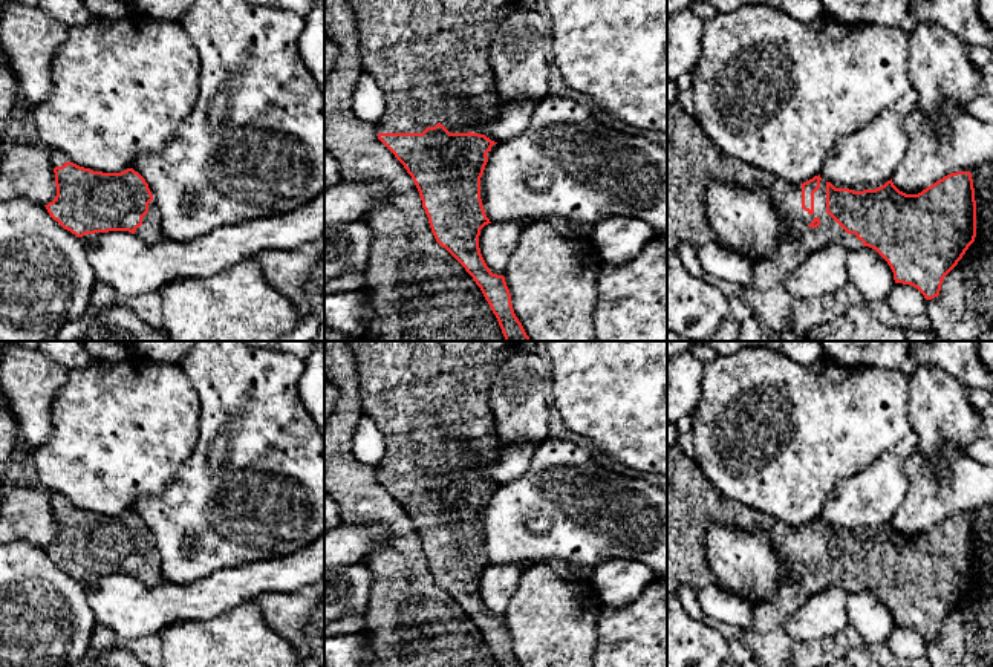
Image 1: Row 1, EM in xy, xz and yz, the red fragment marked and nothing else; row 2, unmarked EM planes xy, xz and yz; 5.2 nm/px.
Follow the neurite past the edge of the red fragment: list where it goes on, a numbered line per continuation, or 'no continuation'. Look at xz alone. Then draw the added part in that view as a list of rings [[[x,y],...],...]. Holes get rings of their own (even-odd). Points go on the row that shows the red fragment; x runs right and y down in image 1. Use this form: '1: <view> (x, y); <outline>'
1: xz (430, 58); [[[346,0],[355,14],[363,73],[381,87],[386,112],[376,133],[422,133],[441,122],[450,133],[474,133],[479,121],[496,116],[494,72],[488,46],[517,0]]]

